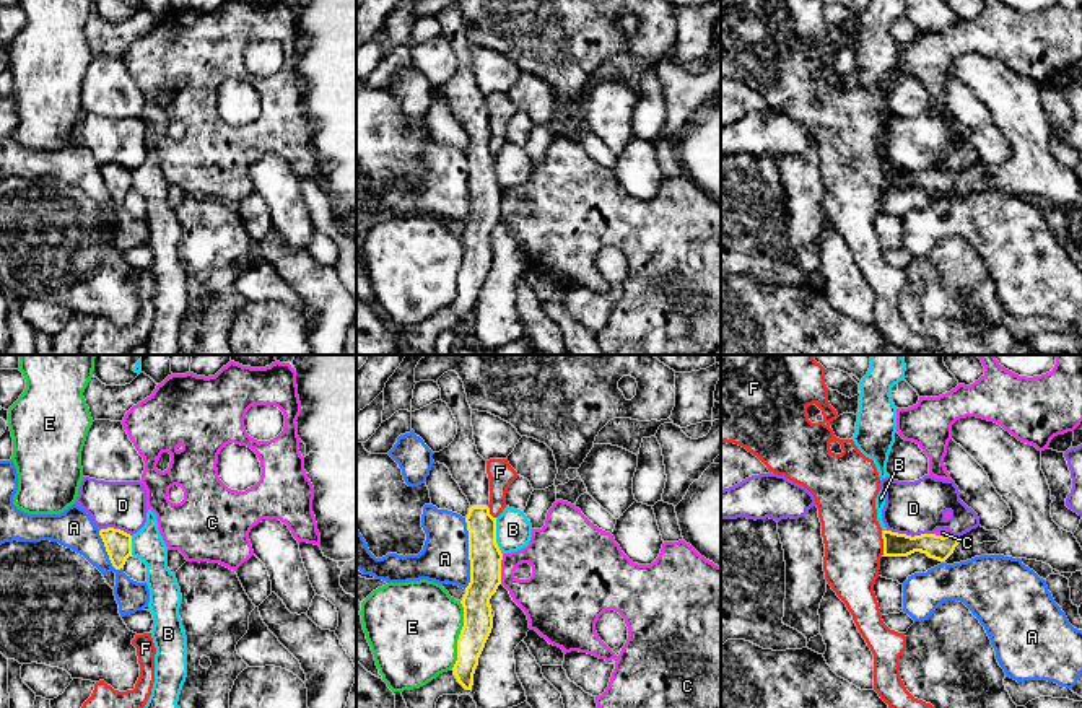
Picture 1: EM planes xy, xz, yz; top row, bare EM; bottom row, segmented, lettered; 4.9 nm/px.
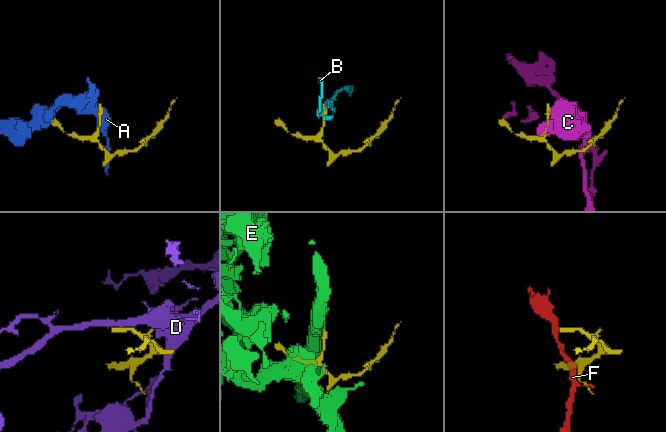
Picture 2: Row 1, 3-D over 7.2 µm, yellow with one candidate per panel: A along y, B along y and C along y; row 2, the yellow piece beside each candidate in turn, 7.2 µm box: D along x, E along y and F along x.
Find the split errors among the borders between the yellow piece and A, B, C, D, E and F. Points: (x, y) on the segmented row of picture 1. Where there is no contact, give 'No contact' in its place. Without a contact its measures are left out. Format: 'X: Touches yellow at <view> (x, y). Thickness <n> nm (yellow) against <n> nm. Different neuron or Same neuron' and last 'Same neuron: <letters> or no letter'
A: Touches yellow at xz (469, 554). Thickness 160 nm (yellow) against 240 nm. Different neuron
B: Touches yellow at xz (495, 536). Thickness 160 nm (yellow) against 180 nm. Different neuron
C: Touches yellow at xz (500, 568). Thickness 160 nm (yellow) against 220 nm. Different neuron
D: Touches yellow at yz (910, 536). Thickness 120 nm (yellow) against 260 nm. Different neuron
E: Touches yellow at xz (459, 635). Thickness 140 nm (yellow) against 460 nm. Different neuron
F: Touches yellow at yz (884, 544). Thickness 120 nm (yellow) against 280 nm. Different neuron
Same neuron: no letter

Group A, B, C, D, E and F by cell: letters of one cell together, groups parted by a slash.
A / B / C / D / E / F

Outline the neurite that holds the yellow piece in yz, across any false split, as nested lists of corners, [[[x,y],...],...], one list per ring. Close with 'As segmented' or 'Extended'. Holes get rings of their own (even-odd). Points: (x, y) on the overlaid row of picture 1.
[[[882,531],[883,539],[883,555],[882,557],[908,557],[914,552],[926,553],[929,558],[945,562],[958,545],[958,537],[955,535],[906,535],[892,531]]]. As segmented

